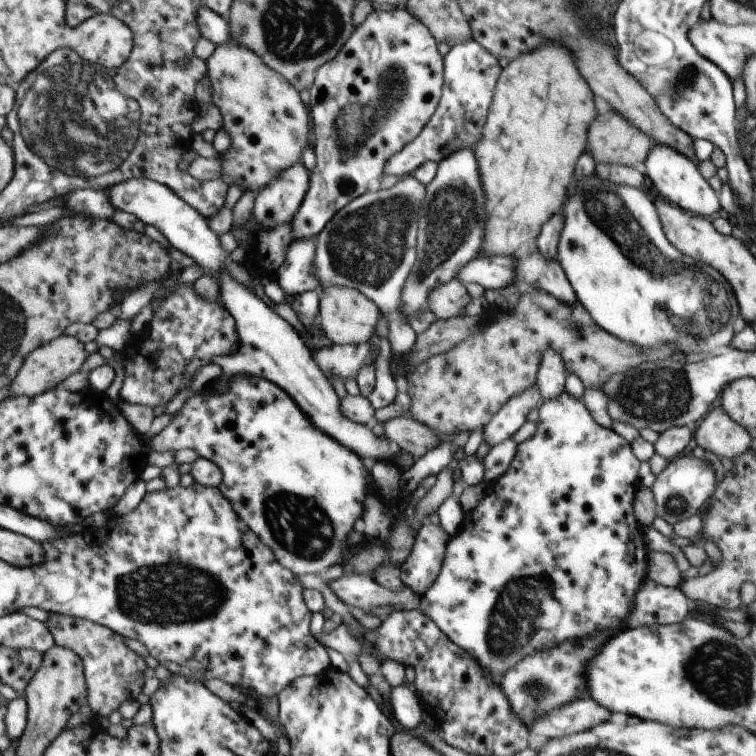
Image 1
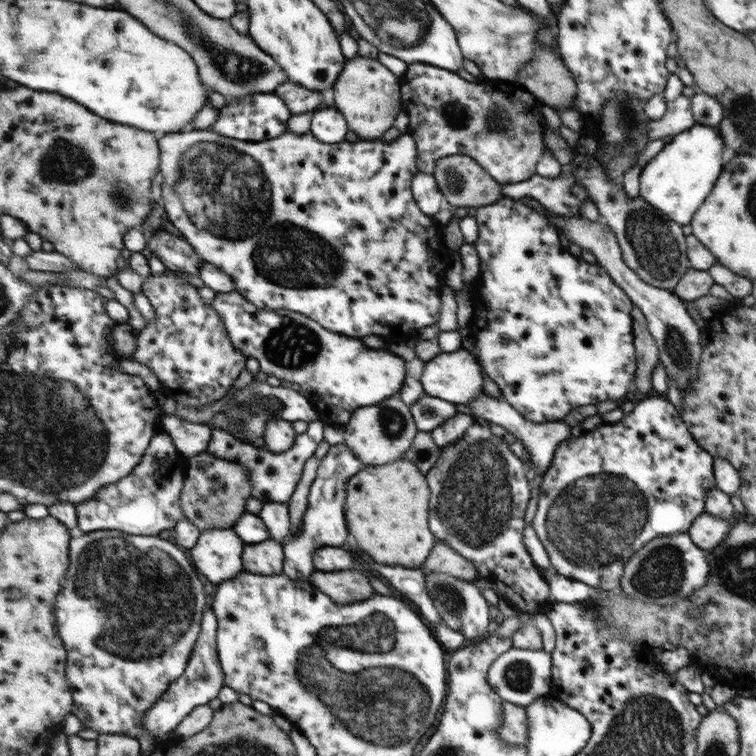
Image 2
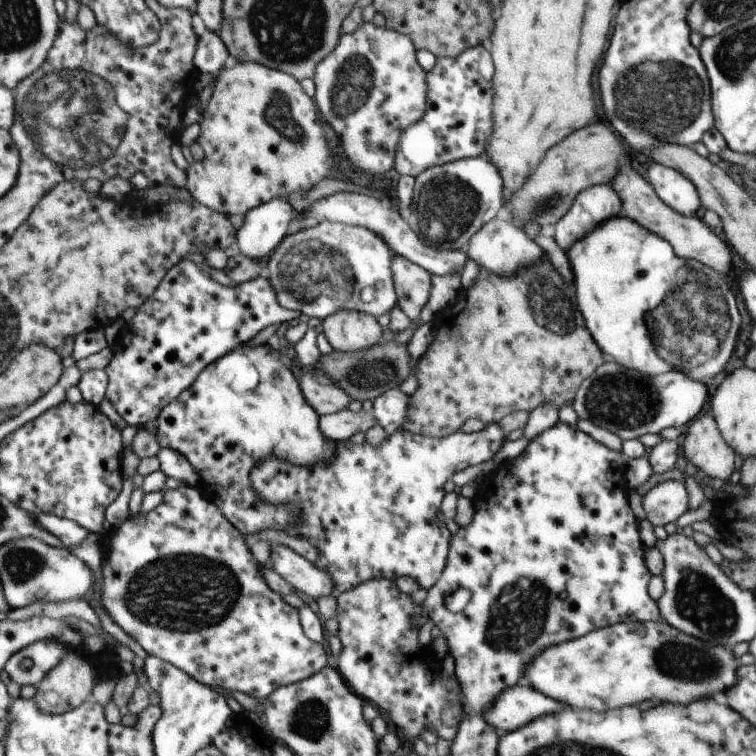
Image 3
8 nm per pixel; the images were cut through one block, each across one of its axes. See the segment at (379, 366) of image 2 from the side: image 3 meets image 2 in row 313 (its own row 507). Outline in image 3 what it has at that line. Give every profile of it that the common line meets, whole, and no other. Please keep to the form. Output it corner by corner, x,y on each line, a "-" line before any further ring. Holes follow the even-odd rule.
266,344
236,348
206,368
195,386
186,391
181,399
174,400
157,419
160,445
179,451
190,460
201,475
202,486
210,500
242,533
252,534
272,528
299,536
295,532
295,525
301,518
301,509
293,503
289,507
281,507
262,501
260,494
253,488
253,469
263,459
273,455
294,465
311,466
337,454
337,444
326,440
318,429
320,414
305,400
295,366
296,360
288,359
284,352
280,353

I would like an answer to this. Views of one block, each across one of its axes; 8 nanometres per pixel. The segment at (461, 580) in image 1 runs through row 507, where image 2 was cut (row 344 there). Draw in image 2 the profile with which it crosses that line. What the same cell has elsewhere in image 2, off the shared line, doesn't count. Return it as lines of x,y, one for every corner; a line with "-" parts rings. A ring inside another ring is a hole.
506,196
492,203
477,209
476,222
478,223
478,238
473,245
476,247
480,257
481,272
478,280
475,316
469,328
473,328
474,339
476,339
478,361
490,379
494,381
502,392
502,397
506,402
513,405
515,409
529,422
535,424
545,424
563,421
564,417
578,406
588,406
606,400
616,400
626,396
628,386
634,378
636,370
636,356
634,356
634,334
632,334
632,302
625,290
620,290
616,282
606,274
606,269
598,264
582,262
568,254
562,248
562,242
558,240
558,232
554,230
554,224
550,224
544,215
540,216
538,211
522,203
521,199
513,200

